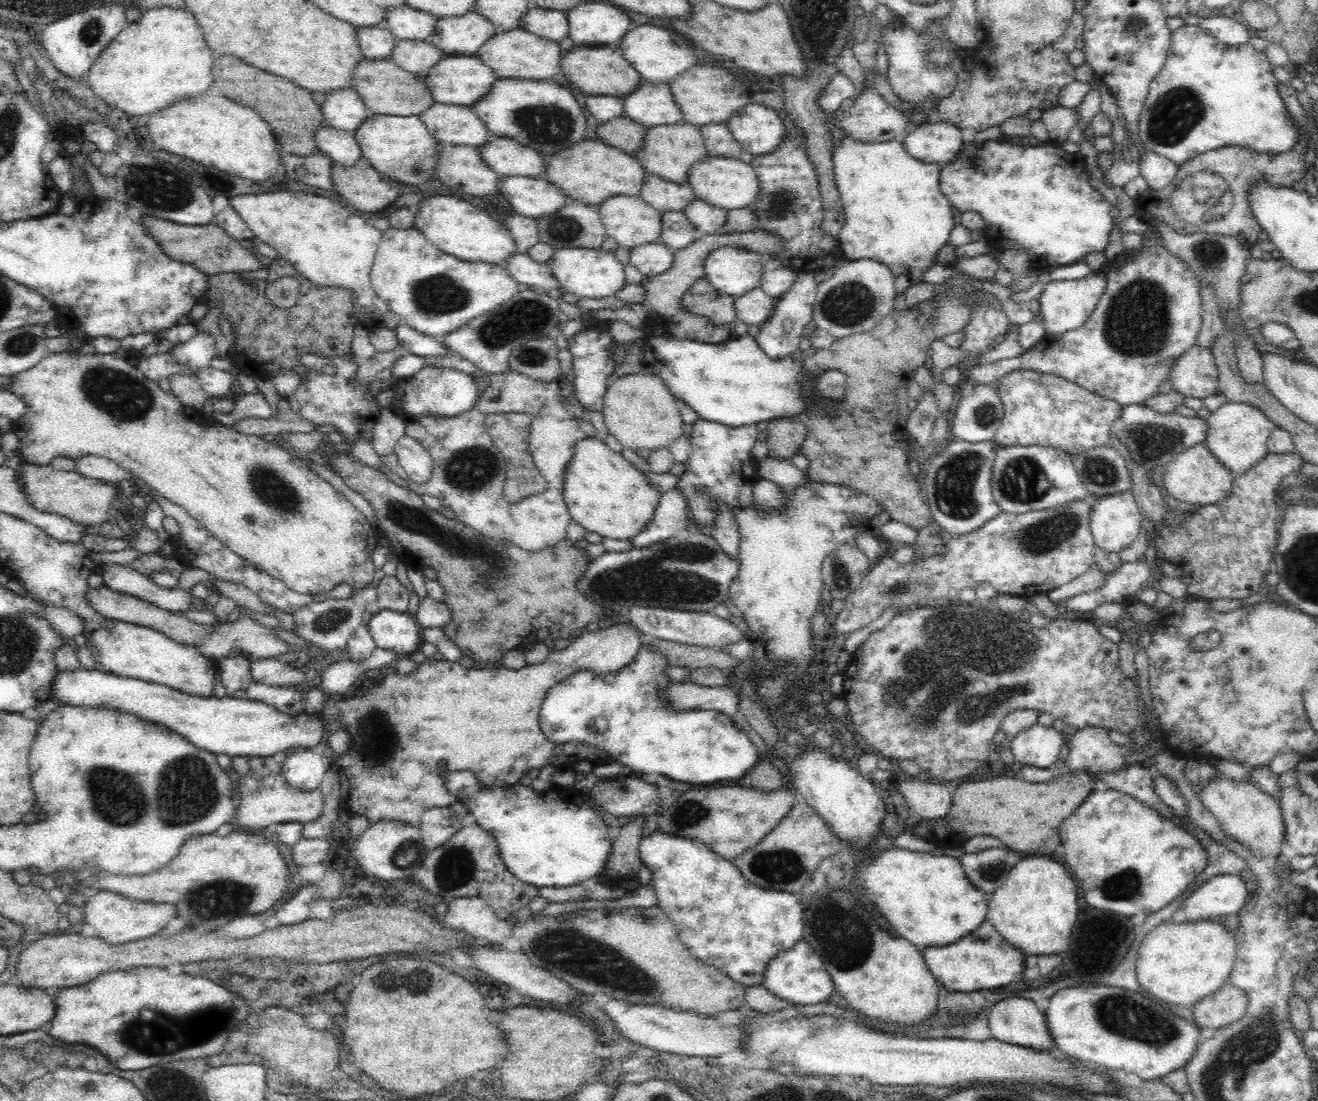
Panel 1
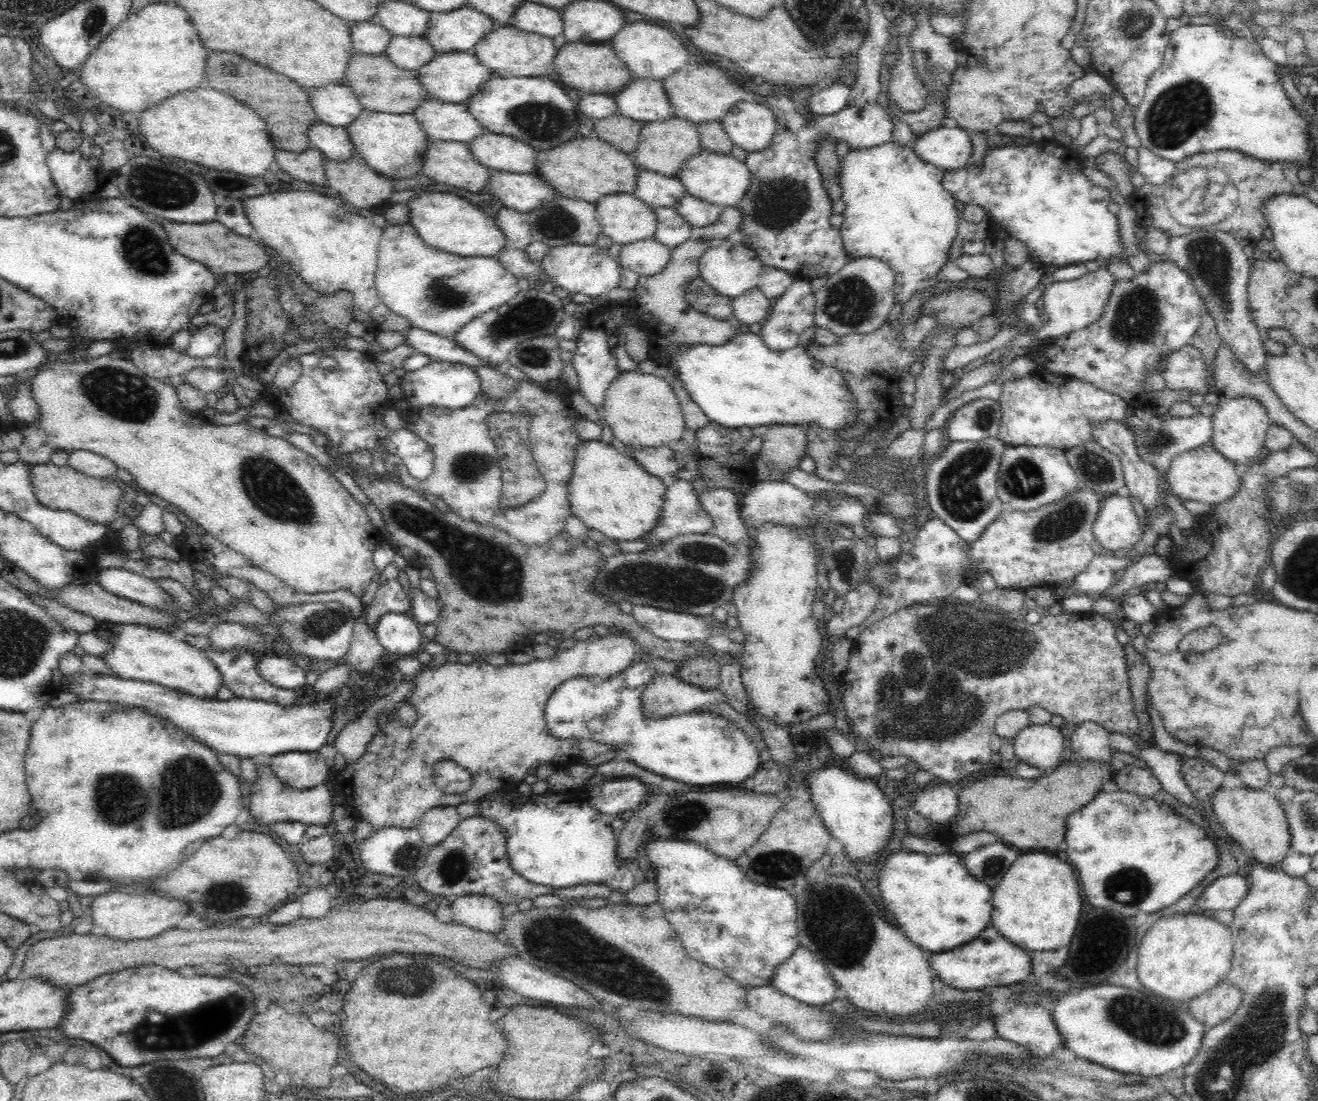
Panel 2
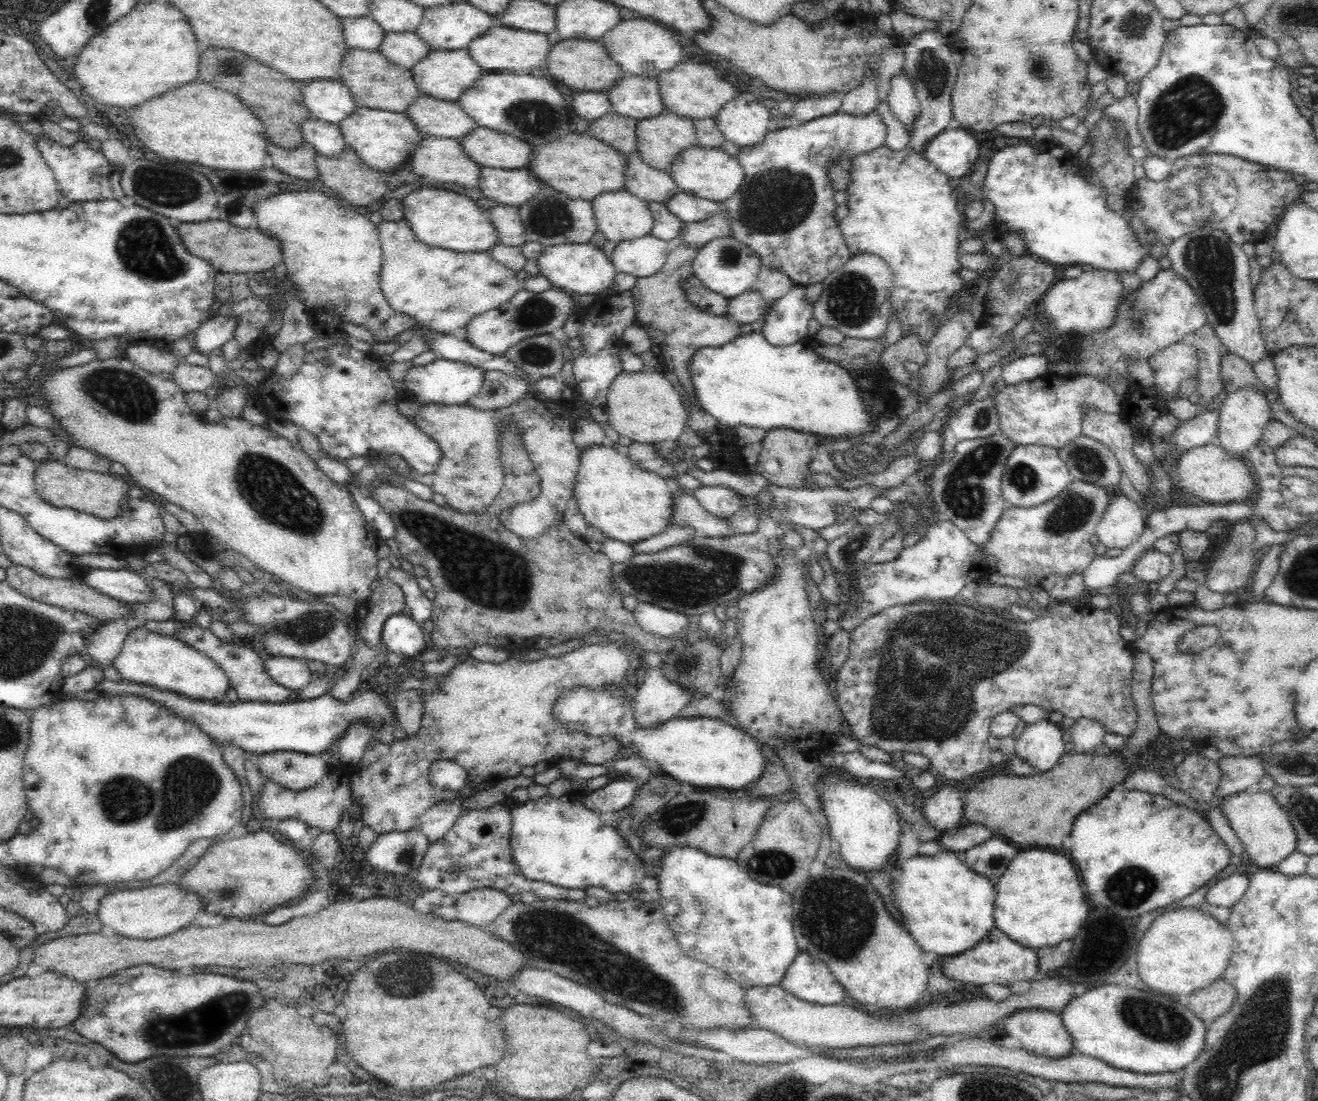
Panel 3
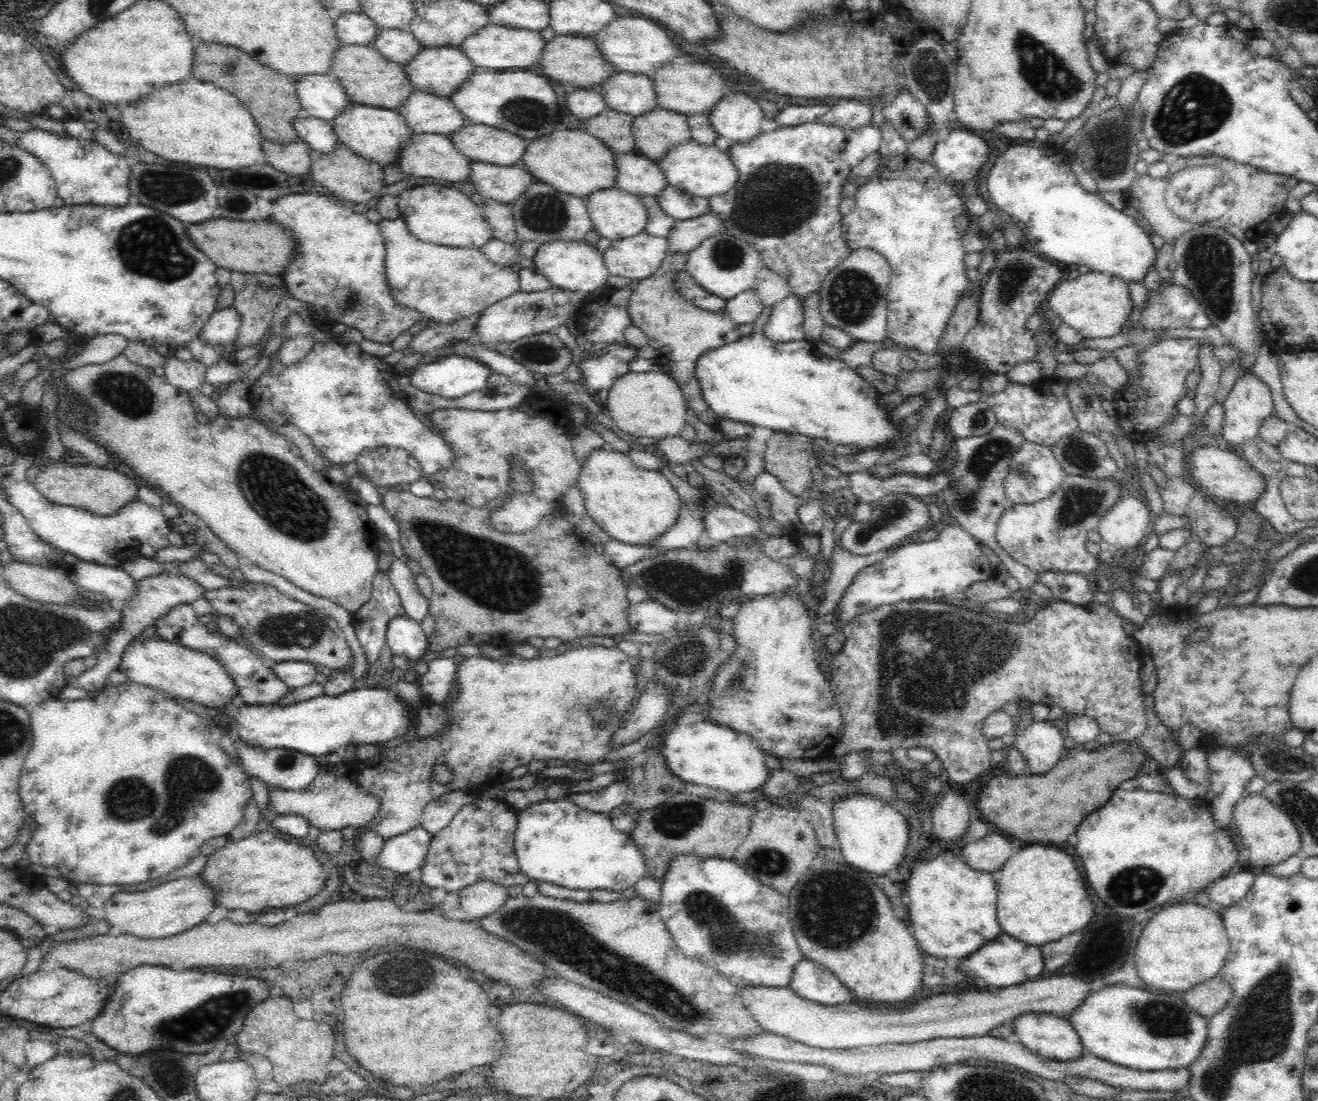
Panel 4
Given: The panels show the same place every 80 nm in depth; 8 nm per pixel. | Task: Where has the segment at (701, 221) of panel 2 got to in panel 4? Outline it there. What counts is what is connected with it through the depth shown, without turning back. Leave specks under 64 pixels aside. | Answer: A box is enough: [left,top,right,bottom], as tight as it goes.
[657,186,711,221]

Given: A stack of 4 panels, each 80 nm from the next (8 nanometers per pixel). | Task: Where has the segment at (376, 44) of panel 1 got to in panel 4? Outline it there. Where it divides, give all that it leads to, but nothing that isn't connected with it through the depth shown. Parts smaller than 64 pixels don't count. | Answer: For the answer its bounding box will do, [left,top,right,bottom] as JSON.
[335,13,379,46]

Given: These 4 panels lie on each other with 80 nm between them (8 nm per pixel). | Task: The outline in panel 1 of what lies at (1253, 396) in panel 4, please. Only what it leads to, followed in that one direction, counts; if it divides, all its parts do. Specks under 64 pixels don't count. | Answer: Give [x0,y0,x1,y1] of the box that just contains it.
[1205,402,1275,474]

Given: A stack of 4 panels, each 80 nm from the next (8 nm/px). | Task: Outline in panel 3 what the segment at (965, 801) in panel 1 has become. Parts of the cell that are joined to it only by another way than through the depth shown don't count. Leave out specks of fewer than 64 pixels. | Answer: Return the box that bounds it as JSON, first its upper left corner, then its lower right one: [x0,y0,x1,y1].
[958,648,1162,846]

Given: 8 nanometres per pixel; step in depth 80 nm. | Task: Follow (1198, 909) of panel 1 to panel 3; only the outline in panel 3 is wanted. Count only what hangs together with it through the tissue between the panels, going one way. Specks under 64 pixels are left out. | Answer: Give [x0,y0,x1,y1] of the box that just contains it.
[1206,871,1249,908]

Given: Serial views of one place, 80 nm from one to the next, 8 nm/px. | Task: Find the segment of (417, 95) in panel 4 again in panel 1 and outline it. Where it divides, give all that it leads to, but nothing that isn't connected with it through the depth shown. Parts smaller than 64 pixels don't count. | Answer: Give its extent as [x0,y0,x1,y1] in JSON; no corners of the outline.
[419,103,492,148]

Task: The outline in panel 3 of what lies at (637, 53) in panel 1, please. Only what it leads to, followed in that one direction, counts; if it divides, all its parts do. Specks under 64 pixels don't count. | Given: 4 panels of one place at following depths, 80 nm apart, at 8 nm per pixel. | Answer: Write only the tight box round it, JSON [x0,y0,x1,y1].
[600,20,685,79]

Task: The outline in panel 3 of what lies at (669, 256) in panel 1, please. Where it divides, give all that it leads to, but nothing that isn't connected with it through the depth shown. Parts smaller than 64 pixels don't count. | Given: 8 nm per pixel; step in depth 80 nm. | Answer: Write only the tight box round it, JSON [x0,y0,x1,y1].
[610,234,671,277]

